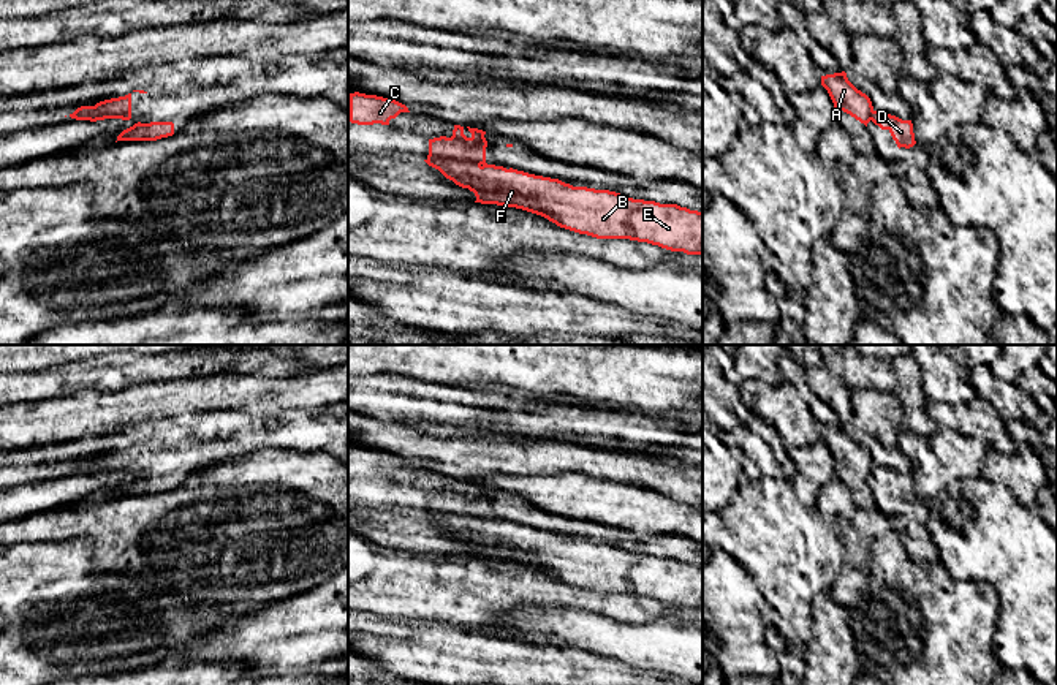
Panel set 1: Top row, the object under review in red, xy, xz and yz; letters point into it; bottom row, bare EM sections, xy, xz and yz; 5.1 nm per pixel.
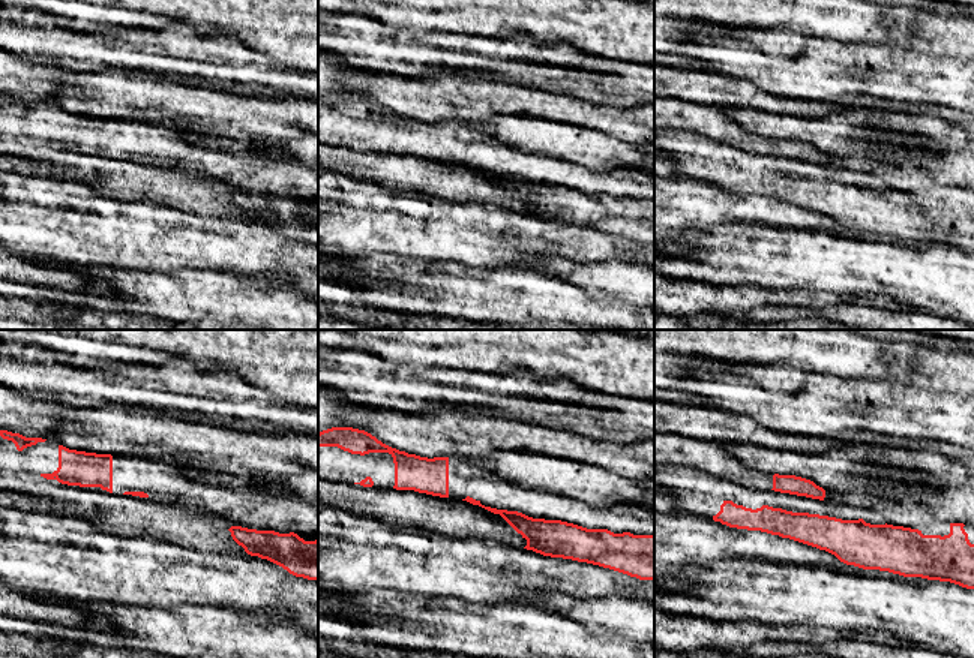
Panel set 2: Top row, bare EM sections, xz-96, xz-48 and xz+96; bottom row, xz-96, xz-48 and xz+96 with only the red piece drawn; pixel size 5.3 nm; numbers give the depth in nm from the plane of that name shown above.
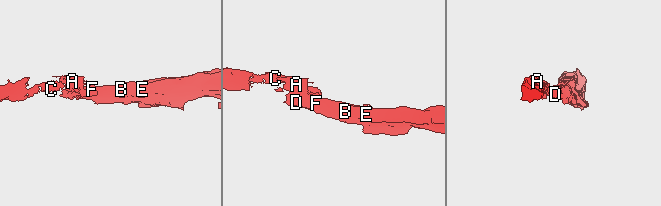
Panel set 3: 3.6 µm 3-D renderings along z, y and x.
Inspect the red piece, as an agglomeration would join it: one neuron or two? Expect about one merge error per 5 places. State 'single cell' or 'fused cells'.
fused cells

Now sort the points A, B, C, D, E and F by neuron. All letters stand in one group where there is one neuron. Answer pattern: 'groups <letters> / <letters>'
groups A C / B D E F

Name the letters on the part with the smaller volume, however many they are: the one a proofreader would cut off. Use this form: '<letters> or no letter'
A, C

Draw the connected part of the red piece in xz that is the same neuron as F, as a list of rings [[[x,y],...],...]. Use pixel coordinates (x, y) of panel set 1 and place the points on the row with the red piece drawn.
[[[456,160],[424,161],[456,185],[473,191],[475,202],[522,209],[597,239],[630,239],[703,255],[703,212],[633,199],[609,190],[573,187],[513,168]]]

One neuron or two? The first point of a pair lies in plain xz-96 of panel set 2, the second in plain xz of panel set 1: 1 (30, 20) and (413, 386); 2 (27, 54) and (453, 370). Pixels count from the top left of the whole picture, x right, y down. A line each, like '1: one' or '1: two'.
1: one
2: two

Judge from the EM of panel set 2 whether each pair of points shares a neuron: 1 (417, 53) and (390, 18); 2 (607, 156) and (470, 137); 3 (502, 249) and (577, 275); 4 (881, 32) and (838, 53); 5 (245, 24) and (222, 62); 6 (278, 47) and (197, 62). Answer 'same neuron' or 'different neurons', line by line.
1: different neurons
2: different neurons
3: different neurons
4: different neurons
5: different neurons
6: different neurons

